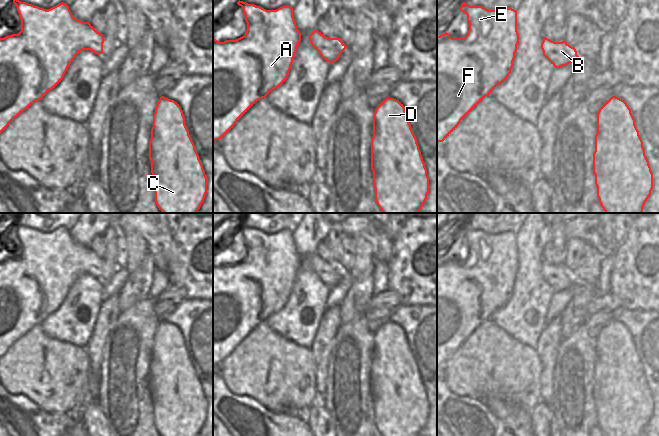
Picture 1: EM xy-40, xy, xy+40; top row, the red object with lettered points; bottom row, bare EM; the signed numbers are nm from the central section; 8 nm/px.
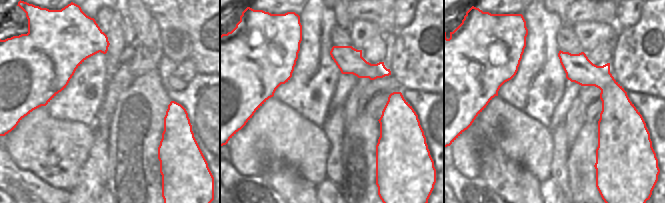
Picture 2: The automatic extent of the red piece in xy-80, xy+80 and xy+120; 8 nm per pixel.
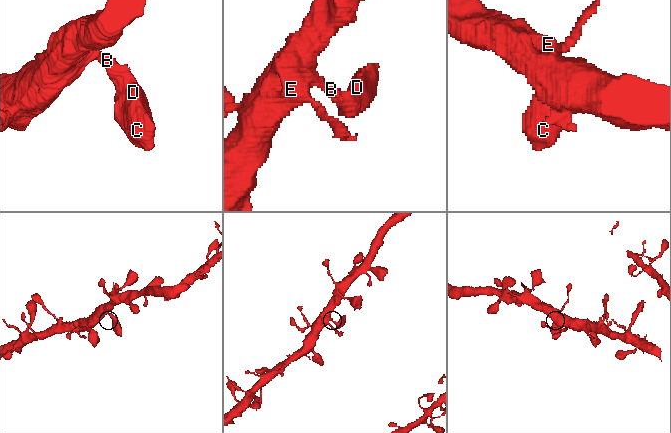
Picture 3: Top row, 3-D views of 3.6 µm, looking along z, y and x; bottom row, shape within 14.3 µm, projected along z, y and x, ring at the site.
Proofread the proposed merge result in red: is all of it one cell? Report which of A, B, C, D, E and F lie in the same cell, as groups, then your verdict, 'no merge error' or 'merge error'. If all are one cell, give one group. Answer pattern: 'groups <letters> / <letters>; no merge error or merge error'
groups A B C D E F; no merge error

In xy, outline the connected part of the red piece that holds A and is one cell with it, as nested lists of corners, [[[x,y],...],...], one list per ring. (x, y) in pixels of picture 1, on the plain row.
[[[240,224],[237,228],[245,239],[245,259],[224,266],[213,261],[213,364],[223,362],[258,324],[285,306],[301,265],[292,231],[266,234]]]

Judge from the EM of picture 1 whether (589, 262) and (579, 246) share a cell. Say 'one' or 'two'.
two

